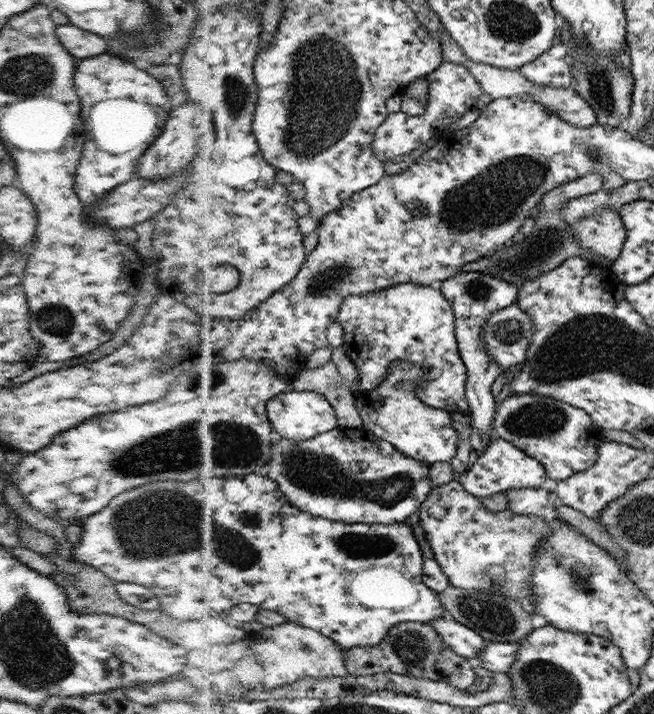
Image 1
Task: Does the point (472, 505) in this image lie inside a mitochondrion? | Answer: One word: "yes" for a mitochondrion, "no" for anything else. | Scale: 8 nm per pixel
no

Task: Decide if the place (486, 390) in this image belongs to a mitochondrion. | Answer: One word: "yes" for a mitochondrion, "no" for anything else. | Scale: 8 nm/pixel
no

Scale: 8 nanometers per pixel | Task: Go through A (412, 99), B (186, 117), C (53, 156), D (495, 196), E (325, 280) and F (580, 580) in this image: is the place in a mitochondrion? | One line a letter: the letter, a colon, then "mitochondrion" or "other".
A: other
B: other
C: other
D: mitochondrion
E: mitochondrion
F: mitochondrion

